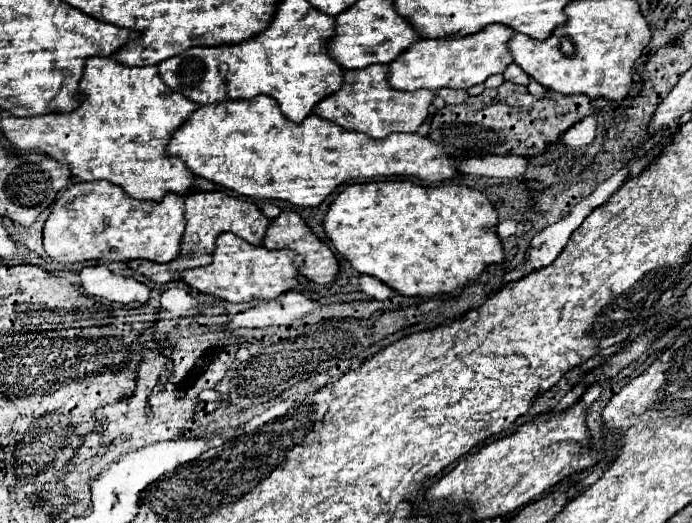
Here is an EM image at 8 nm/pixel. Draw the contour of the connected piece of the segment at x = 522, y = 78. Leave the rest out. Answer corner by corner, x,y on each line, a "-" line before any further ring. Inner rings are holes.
511,64
503,76
505,76
505,80
515,82
515,84
521,84
521,86
527,86
529,84
529,76
517,64

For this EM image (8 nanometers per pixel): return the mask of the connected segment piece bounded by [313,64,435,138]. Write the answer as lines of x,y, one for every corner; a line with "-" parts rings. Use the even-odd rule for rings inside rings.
367,66
363,70
345,70
345,82
339,92
321,100
315,106
315,114
331,120
345,130
363,132
371,138
385,138
393,132
417,132
417,128
427,120
429,106
435,100
435,92
431,90
415,90
415,92
401,92
391,88
387,82
387,66

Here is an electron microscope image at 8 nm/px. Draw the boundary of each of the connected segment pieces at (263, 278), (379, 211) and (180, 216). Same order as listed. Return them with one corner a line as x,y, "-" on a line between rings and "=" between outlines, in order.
229,232
219,236
215,244
217,248
213,252
213,262
209,266
183,272
183,280
187,282
187,286
191,286
201,294
211,294
217,300
225,300
231,304
253,300
261,302
261,300
273,300
299,284
299,266
303,264
303,256
297,252
267,250
263,246
253,246
=
407,180
351,184
329,206
329,212
323,222
325,232
337,252
347,258
359,274
375,276
403,296
421,298
435,294
459,296
467,284
479,280
481,272
487,266
503,262
501,238
497,236
497,230
491,230
497,224
497,210
479,190
455,184
417,186
=
99,180
77,182
55,202
43,228
43,246
47,256
63,264
103,260
129,262
135,258
167,264
181,256
181,238
185,232
185,198
167,194
163,202
135,200
123,188

